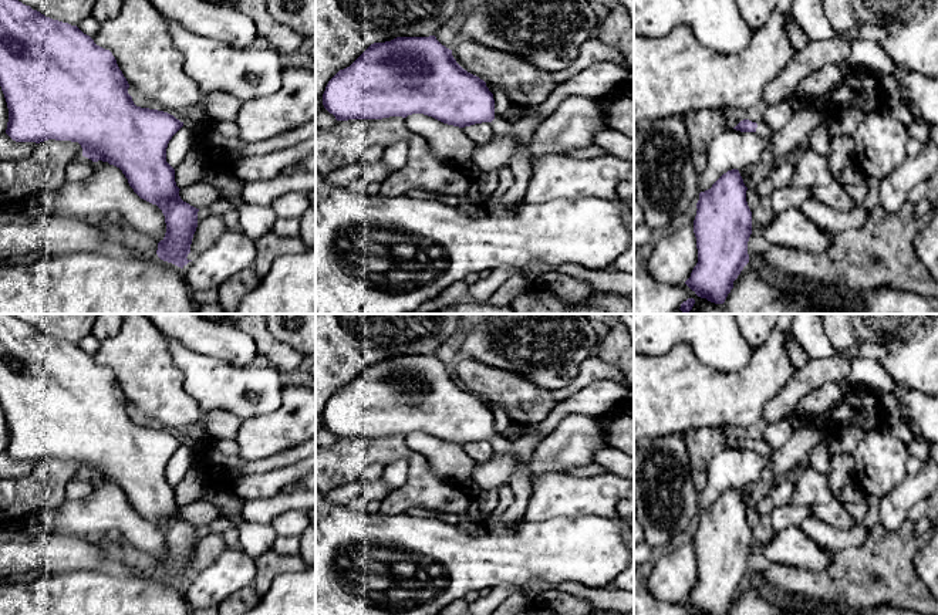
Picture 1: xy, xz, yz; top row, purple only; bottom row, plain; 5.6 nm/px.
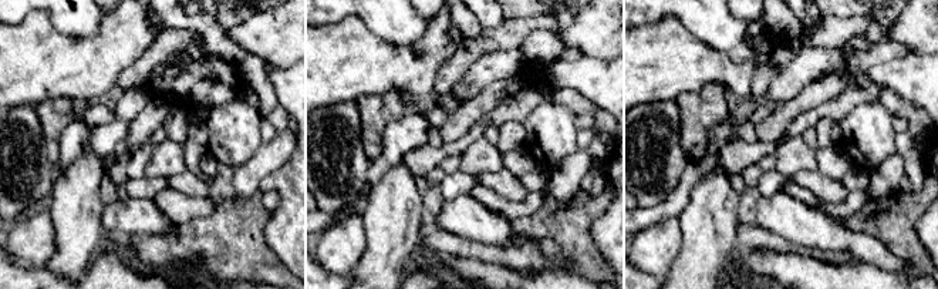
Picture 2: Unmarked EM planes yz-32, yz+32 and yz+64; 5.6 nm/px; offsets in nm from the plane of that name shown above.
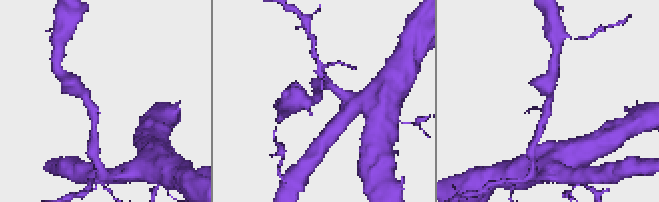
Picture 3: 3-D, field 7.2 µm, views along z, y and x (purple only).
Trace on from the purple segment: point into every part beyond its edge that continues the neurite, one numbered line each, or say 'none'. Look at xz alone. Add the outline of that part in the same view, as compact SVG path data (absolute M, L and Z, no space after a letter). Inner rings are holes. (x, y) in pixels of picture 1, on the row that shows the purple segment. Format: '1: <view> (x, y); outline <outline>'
1: xz (599, 80); outline M610 61L595 62L554 88L549 98L539 105L540 109L536 115L520 118L514 122L509 122L505 118L493 119L492 126L496 135L510 136L517 141L516 153L509 165L514 182L500 199L502 205L516 207L524 200L533 165L529 155L529 146L543 119L550 116L567 97L583 95L601 98L630 78L630 70L620 64Z

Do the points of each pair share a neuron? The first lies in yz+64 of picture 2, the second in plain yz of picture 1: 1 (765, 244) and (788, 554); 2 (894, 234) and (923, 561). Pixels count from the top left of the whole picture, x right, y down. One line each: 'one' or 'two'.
1: two
2: two

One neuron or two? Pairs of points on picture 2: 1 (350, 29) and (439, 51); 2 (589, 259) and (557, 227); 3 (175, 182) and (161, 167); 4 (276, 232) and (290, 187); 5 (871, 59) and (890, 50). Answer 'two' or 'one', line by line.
1: one
2: one
3: two
4: one
5: one

